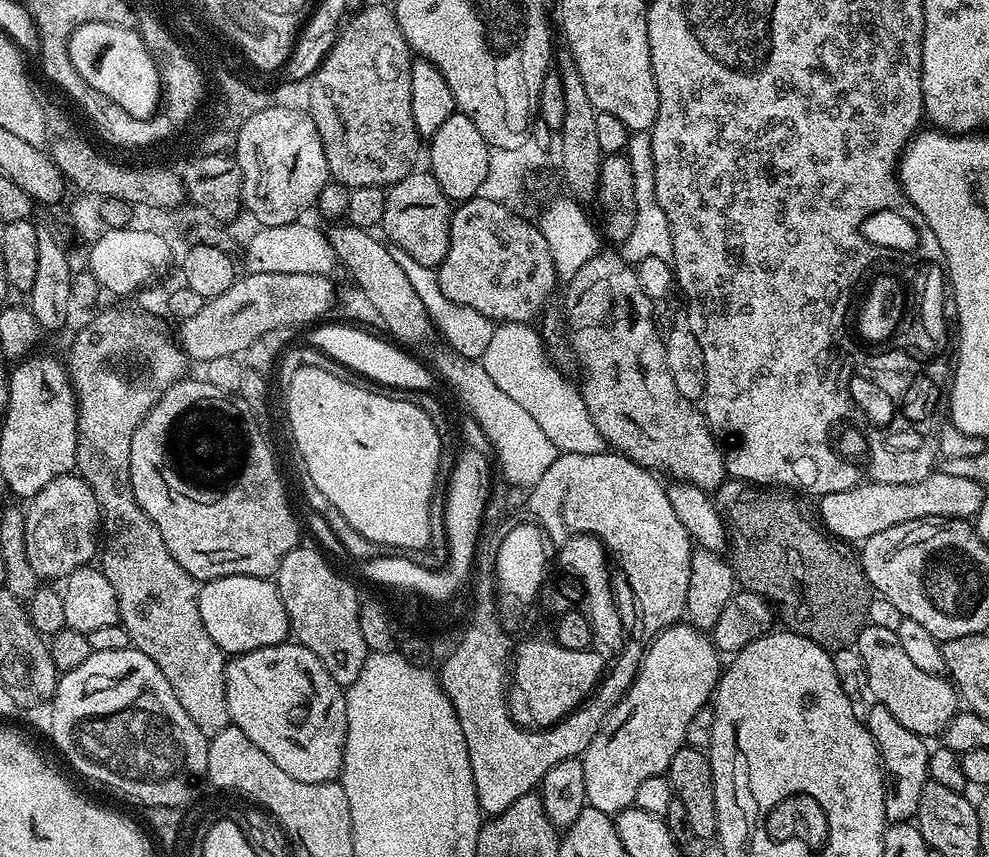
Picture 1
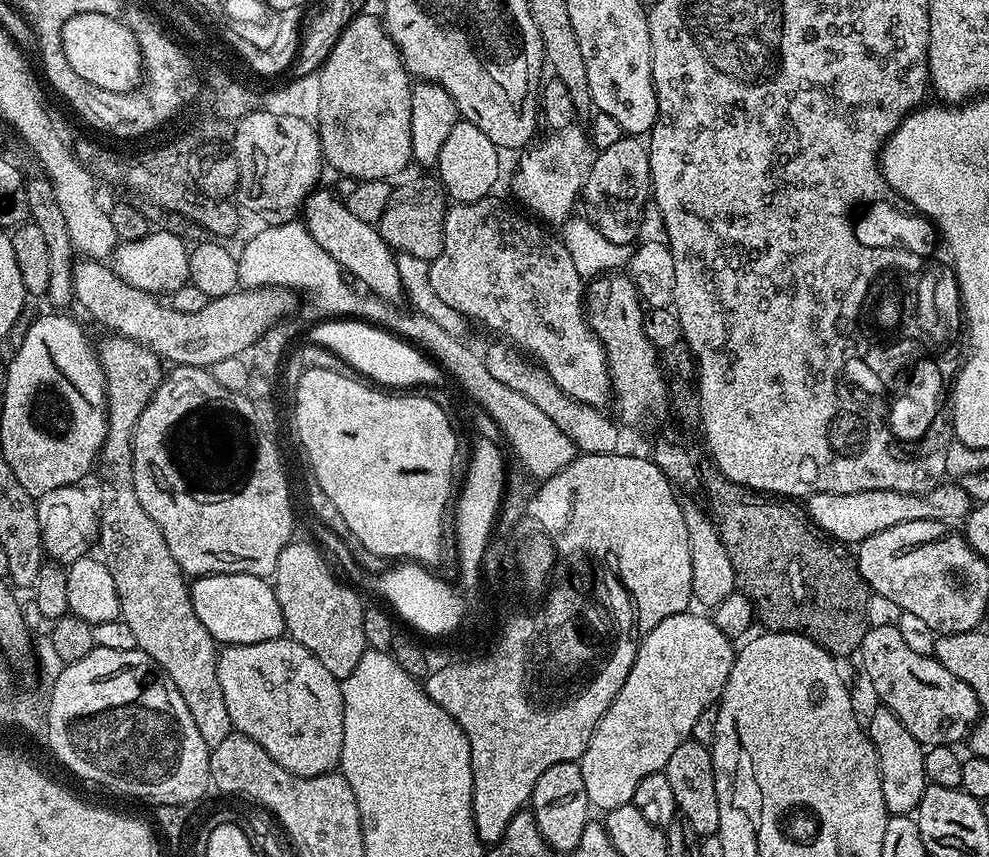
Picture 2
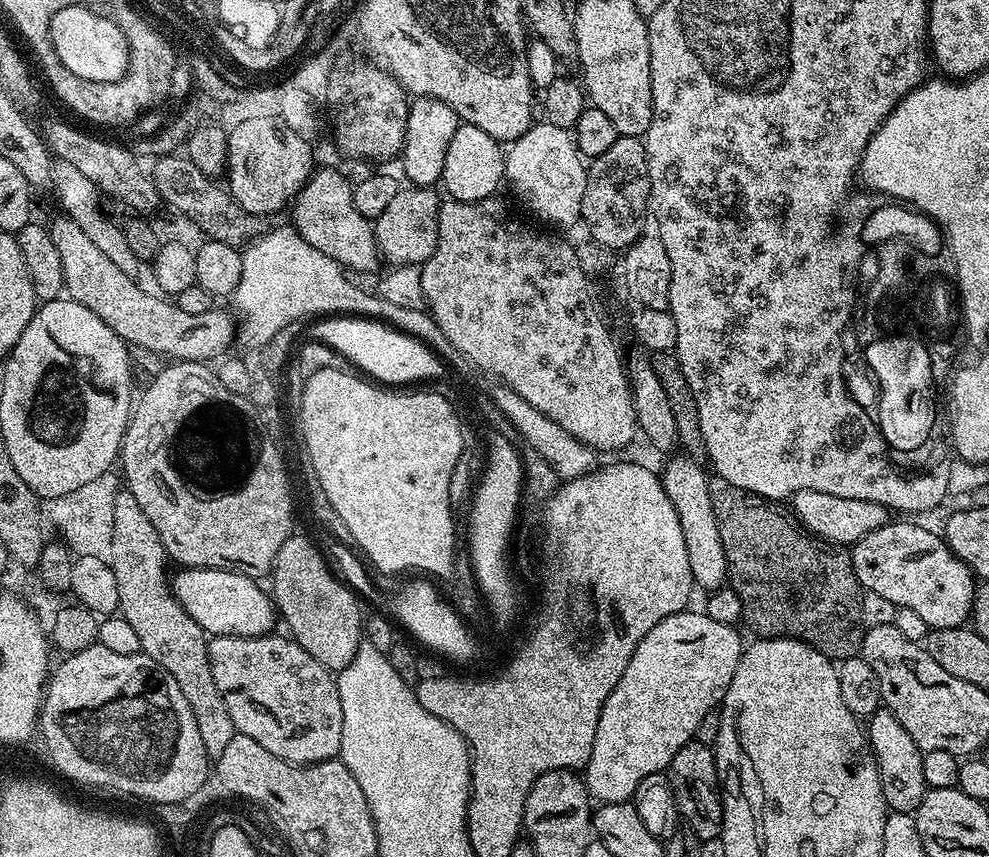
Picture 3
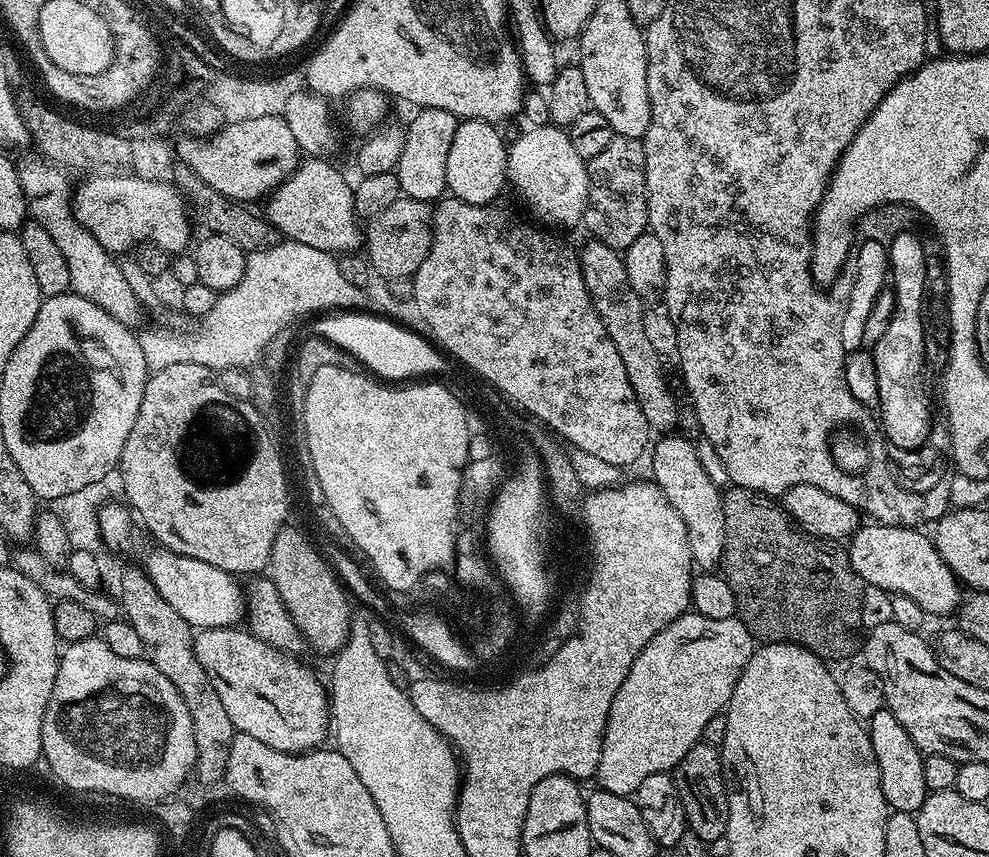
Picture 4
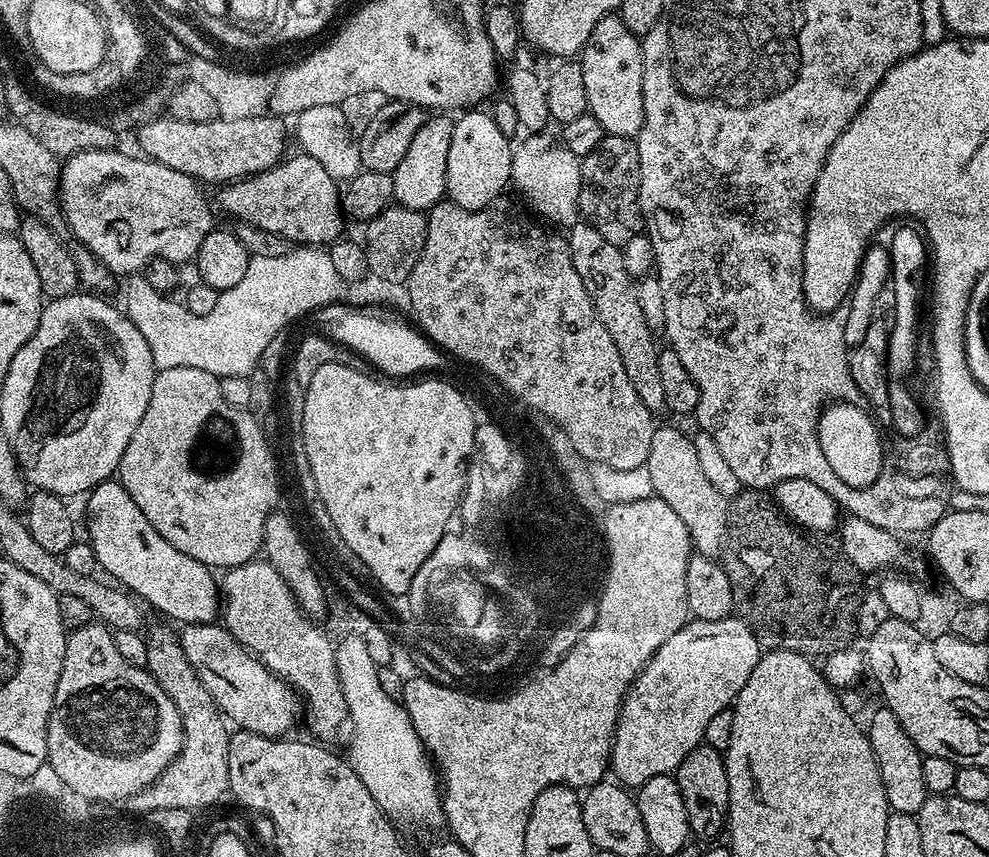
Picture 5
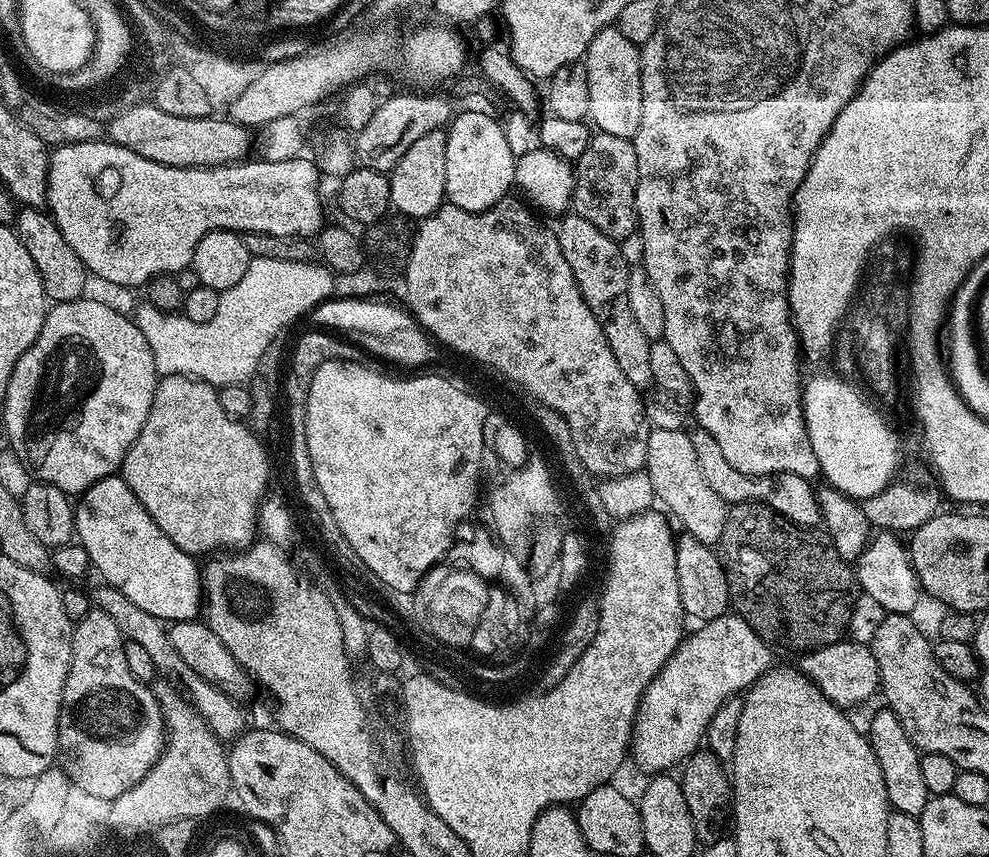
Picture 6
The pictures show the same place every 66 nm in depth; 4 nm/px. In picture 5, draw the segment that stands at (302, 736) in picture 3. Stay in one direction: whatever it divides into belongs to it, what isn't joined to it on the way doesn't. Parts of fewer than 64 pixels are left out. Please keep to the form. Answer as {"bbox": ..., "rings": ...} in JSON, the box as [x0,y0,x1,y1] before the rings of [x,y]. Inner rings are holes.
{"bbox":[178,623,302,738],"rings":[[[223,623],[185,624],[178,635],[186,662],[194,666],[216,705],[237,729],[277,738],[291,733],[288,731],[302,716],[302,701],[296,689],[279,676],[272,675],[260,657],[243,648]]]}

